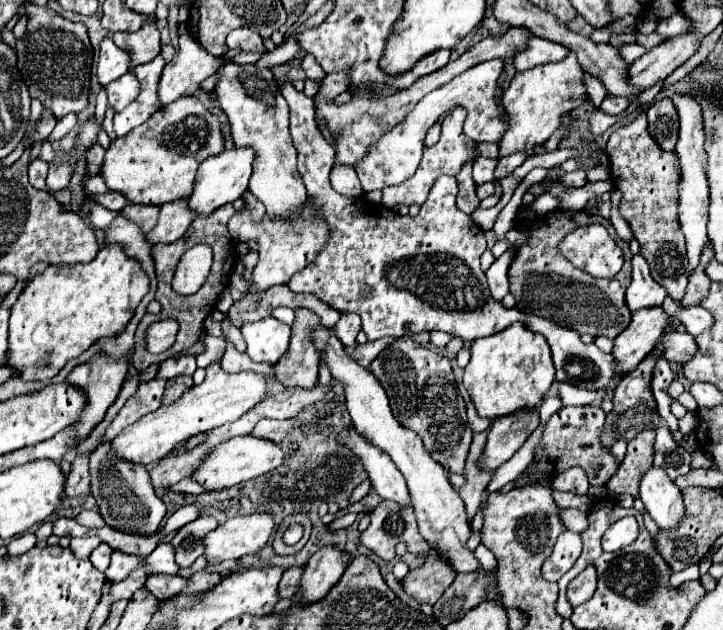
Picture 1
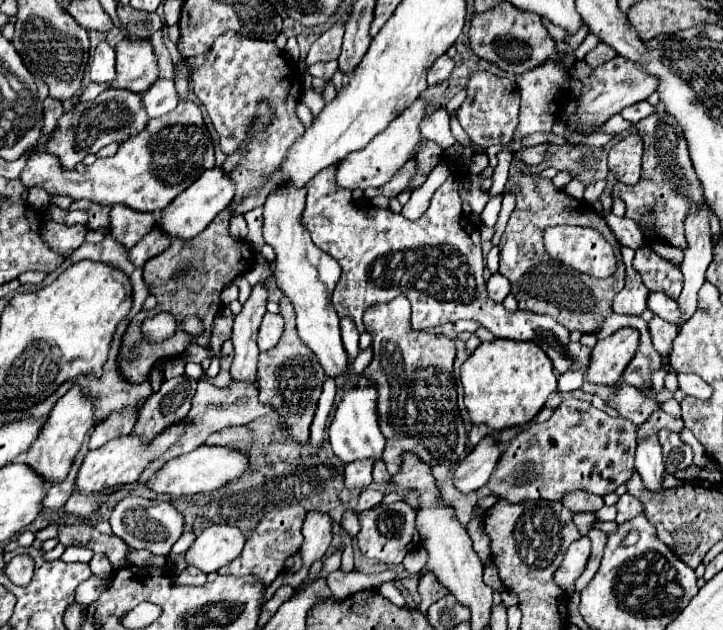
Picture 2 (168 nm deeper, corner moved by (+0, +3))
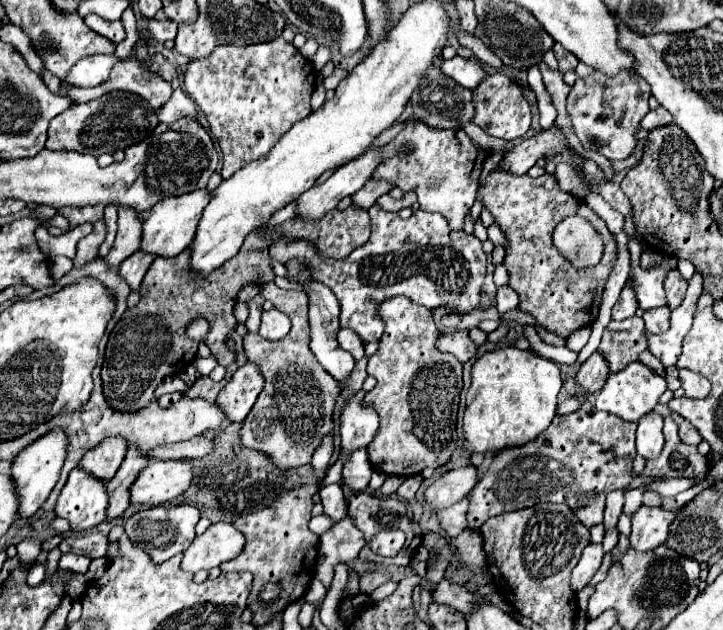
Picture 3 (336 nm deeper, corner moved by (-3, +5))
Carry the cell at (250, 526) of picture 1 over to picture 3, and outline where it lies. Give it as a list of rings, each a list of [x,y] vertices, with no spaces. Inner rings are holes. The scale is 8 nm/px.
[[[227,522],[211,524],[183,552],[181,568],[191,574],[199,570],[211,570],[221,562],[239,556],[243,546],[245,546],[245,538],[233,528],[233,524]]]

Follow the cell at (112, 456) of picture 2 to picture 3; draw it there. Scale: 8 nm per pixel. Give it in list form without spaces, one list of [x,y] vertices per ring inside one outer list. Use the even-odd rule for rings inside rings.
[[[75,468],[55,504],[55,516],[67,518],[73,532],[91,530],[105,520],[107,492],[101,480]]]

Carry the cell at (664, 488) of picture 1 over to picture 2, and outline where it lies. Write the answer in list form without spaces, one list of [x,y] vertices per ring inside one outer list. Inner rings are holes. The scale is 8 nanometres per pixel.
[[[656,436],[646,438],[636,448],[636,470],[648,488],[648,492],[660,492],[662,480],[664,480],[664,460],[662,460],[662,448],[658,444]]]

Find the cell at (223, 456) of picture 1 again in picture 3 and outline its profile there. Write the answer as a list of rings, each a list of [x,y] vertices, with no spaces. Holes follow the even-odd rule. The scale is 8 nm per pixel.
[[[189,460],[151,462],[147,464],[147,468],[143,468],[143,474],[135,478],[135,484],[131,484],[129,502],[153,508],[163,502],[175,500],[191,486],[191,482],[193,466]]]

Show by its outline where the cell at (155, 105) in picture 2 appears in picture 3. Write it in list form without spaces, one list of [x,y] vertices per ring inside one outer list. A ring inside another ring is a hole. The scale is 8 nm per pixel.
[[[177,88],[171,100],[157,112],[157,116],[161,122],[173,124],[173,120],[181,120],[181,118],[199,120],[199,110],[197,110],[197,104],[181,88]]]

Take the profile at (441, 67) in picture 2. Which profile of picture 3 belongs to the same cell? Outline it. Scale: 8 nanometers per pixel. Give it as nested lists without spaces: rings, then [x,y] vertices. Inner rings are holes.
[[[461,56],[443,60],[441,70],[447,72],[449,78],[459,82],[467,90],[475,90],[481,84],[481,80],[489,76],[489,72],[485,72],[479,62],[475,62],[471,58],[461,58]]]

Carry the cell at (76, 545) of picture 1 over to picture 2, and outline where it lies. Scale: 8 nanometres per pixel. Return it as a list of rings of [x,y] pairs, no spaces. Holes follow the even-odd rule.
[[[68,546],[66,552],[62,554],[64,562],[90,562],[94,556],[94,552],[90,548],[84,546]]]

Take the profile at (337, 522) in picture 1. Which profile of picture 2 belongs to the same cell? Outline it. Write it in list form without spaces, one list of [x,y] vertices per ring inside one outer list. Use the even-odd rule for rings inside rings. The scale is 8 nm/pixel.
[[[366,488],[366,490],[362,490],[360,500],[358,500],[358,504],[356,504],[356,514],[360,514],[360,512],[366,510],[366,508],[372,508],[372,506],[380,504],[382,496],[384,496],[384,492],[380,492],[380,490],[376,490],[376,488]]]

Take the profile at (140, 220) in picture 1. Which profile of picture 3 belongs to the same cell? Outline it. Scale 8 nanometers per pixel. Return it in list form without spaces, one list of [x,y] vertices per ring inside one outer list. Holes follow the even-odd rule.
[[[119,206],[119,230],[115,244],[111,252],[105,256],[105,264],[109,268],[117,268],[125,258],[135,254],[139,250],[139,240],[141,240],[141,228],[143,222],[137,220],[137,212],[127,206]]]

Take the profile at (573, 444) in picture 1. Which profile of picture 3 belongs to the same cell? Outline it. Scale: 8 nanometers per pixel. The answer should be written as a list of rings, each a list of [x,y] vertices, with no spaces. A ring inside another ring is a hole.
[[[583,402],[581,408],[573,414],[555,416],[551,426],[533,442],[509,448],[499,452],[489,466],[487,474],[475,484],[469,494],[469,510],[467,510],[467,528],[471,532],[479,532],[481,526],[491,518],[503,512],[513,512],[521,508],[529,508],[541,502],[565,502],[577,492],[611,492],[619,488],[627,488],[633,480],[633,458],[635,458],[635,422],[625,422],[609,412],[597,410],[591,402]]]

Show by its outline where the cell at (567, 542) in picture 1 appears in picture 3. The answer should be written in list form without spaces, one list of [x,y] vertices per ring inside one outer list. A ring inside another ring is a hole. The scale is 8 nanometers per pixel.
[[[589,544],[585,550],[583,550],[583,556],[579,560],[579,564],[573,568],[573,574],[571,574],[571,588],[575,592],[583,590],[591,578],[595,576],[595,572],[599,570],[601,566],[601,560],[603,560],[603,548],[601,544]]]

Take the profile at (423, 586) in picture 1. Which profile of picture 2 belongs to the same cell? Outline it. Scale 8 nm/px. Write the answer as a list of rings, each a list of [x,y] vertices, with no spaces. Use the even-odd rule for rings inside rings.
[[[426,572],[422,578],[420,578],[420,584],[418,584],[418,592],[420,592],[420,612],[426,614],[426,610],[430,608],[430,604],[434,604],[436,600],[440,600],[442,596],[448,594],[448,590],[444,586],[440,586],[440,582],[434,578],[432,572]]]

